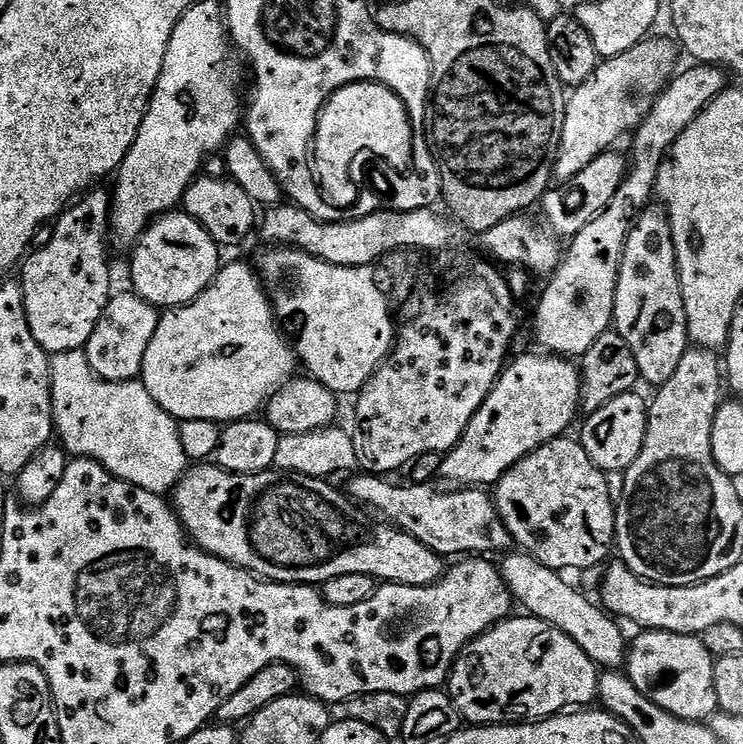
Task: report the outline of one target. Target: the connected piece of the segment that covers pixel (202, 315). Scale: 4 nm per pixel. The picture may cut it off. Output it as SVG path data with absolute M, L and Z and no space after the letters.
M225 263L216 277L212 279L212 285L198 298L194 298L188 304L182 304L178 308L165 311L158 322L158 330L154 330L154 338L150 338L150 346L146 346L146 358L142 358L142 370L139 379L150 390L150 398L162 406L173 416L176 421L181 420L212 420L221 426L231 424L234 420L246 420L255 417L265 411L266 405L289 380L297 375L298 361L296 353L276 322L276 313L272 310L272 301L266 291L255 267L248 264Z

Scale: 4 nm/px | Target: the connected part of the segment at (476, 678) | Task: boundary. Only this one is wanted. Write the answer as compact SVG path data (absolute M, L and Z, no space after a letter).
M520 614L520 617L509 618L495 624L488 631L480 635L479 640L473 640L467 648L464 649L459 660L452 666L451 672L448 674L448 683L446 691L448 697L454 702L454 706L460 712L461 717L469 725L472 726L495 726L498 724L519 724L521 722L535 722L537 720L547 720L550 716L559 716L567 713L569 710L580 710L597 699L596 686L598 683L598 665L584 653L577 644L566 634L562 634L562 630L558 630L553 624L547 624L536 617L527 614Z

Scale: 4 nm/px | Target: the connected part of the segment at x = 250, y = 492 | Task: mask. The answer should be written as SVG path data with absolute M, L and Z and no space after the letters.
M200 462L189 467L184 476L176 483L176 487L170 496L170 503L180 518L180 524L191 543L200 548L203 552L208 552L214 558L225 560L235 568L241 568L252 575L267 580L273 584L311 584L322 586L330 578L342 578L342 574L366 574L377 582L387 582L389 584L405 584L406 586L426 586L440 579L446 571L445 557L439 556L434 550L430 550L418 538L406 534L402 529L397 528L387 522L371 524L362 511L361 505L353 502L343 491L340 492L327 479L318 476L300 476L297 472L281 472L279 470L269 470L258 474L234 474L227 472L225 468L217 466L212 462Z

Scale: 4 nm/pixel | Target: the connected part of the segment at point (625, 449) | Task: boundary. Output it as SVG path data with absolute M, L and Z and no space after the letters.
M630 391L606 402L602 410L598 410L593 416L583 421L584 429L578 433L580 445L586 450L590 462L594 462L594 466L598 466L605 474L627 472L644 445L648 429L649 401L636 395L635 391Z

